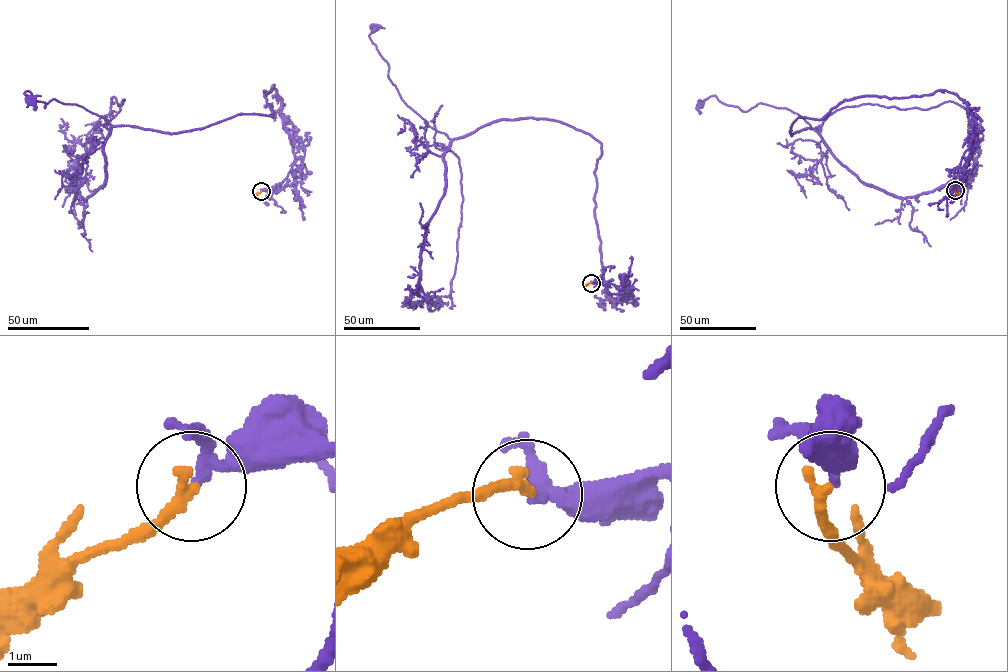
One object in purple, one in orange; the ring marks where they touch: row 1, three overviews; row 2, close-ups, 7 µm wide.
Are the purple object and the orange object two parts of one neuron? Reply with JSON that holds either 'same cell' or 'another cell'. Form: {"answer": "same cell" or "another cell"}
{"answer": "same cell"}

